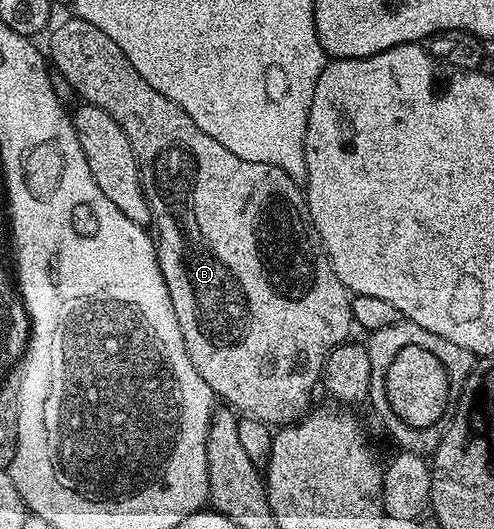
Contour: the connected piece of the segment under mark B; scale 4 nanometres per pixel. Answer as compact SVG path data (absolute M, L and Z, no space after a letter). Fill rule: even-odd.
M70 18L55 28L48 33L50 36L47 56L52 67L61 71L62 78L81 95L80 99L84 103L107 110L107 114L111 114L111 118L115 118L115 122L123 126L123 134L127 134L131 142L141 171L141 182L145 186L151 224L152 227L157 227L157 265L161 268L163 280L167 282L175 318L179 318L183 342L187 346L187 354L195 370L199 370L199 378L203 378L203 382L211 386L214 397L221 399L222 396L225 399L222 401L242 417L250 416L270 426L284 426L300 420L310 411L309 399L313 396L313 387L322 383L325 363L329 361L330 352L340 344L346 343L350 339L349 331L354 331L355 328L351 314L351 293L343 286L343 282L339 282L329 265L329 256L325 253L325 247L321 245L321 239L315 230L315 222L309 213L309 204L305 200L302 185L296 184L290 176L283 174L283 170L275 166L263 162L246 162L244 158L231 154L227 146L219 146L219 142L215 142L211 134L203 134L203 130L199 130L199 126L195 126L195 122L191 122L191 118L187 118L187 114L175 102L171 102L171 98L163 98L159 90L147 86L139 70L135 70L135 66L127 62L127 54L123 54L123 50L119 50L119 46L115 46L115 42L111 42L111 38L103 34L103 30L95 30L91 22Z

